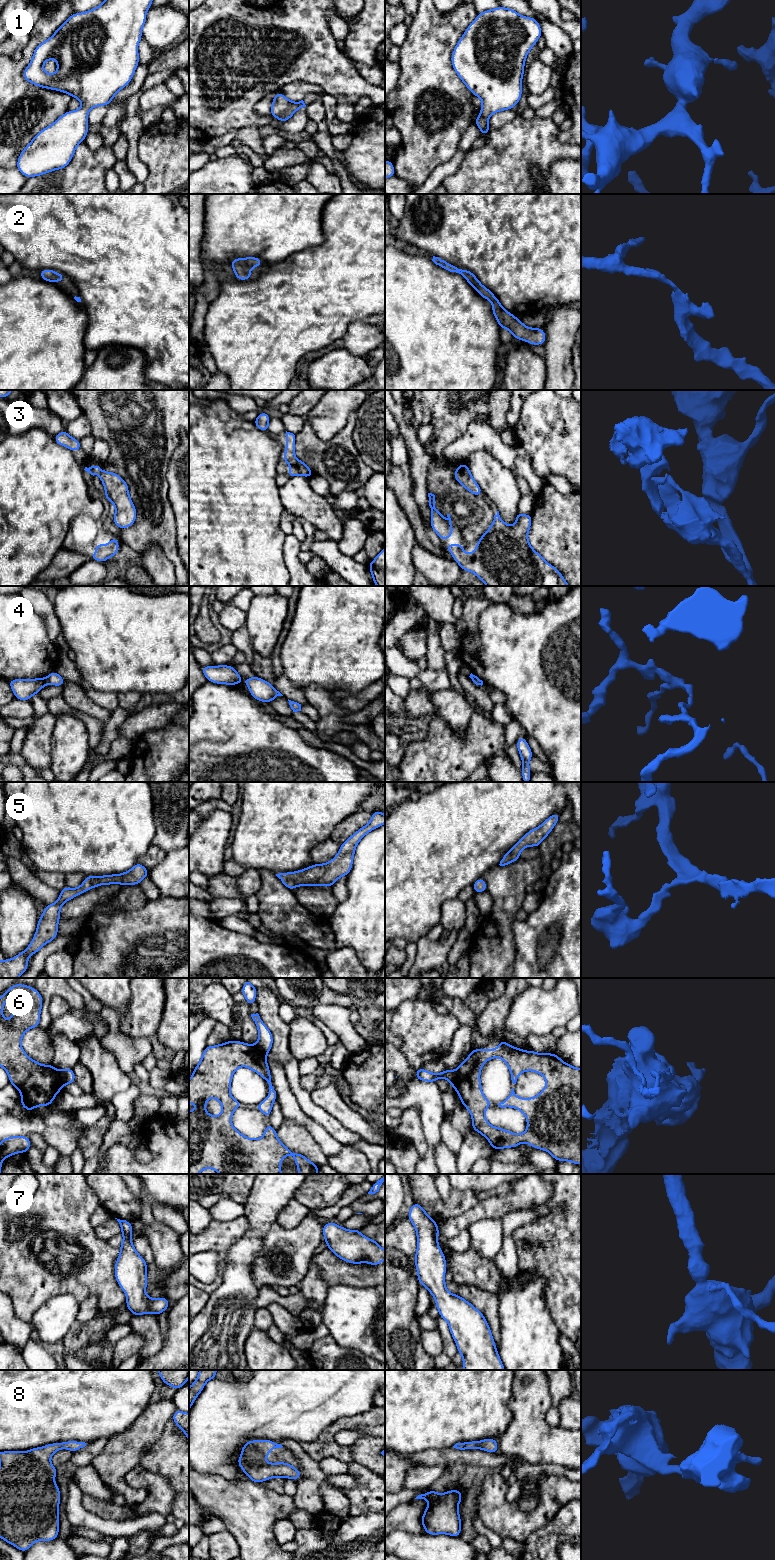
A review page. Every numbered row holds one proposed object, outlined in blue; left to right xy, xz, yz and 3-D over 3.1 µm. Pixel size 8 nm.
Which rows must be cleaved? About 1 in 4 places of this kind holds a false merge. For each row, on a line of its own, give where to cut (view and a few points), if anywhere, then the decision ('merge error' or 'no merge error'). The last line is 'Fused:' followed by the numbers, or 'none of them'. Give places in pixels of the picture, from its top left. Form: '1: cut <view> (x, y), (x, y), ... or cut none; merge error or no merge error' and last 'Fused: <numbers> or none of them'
1: cut none; no merge error
2: cut none; no merge error
3: cut none; no merge error
4: cut xy (45, 678), (46, 683); merge error
5: cut none; no merge error
6: cut yz (455, 1071), (455, 1081), (452, 1085); merge error
7: cut none; no merge error
8: cut none; no merge error
Fused: 4, 6

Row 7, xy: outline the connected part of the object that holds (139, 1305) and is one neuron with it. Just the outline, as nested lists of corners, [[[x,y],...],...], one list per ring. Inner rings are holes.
[[[115,1219],[119,1222],[123,1234],[120,1255],[115,1262],[115,1279],[127,1296],[127,1309],[132,1312],[134,1317],[146,1313],[158,1316],[170,1306],[170,1301],[166,1297],[152,1300],[145,1293],[148,1285],[148,1265],[133,1246],[131,1240],[133,1234],[132,1222]]]

